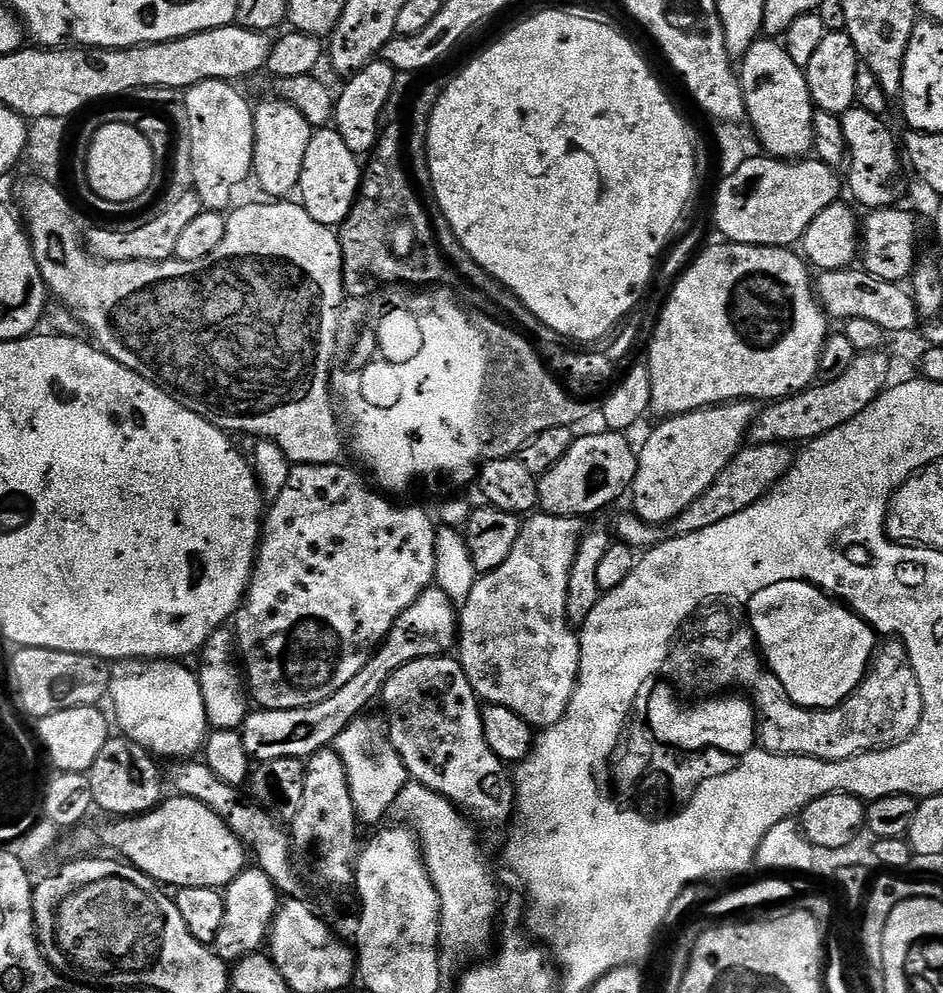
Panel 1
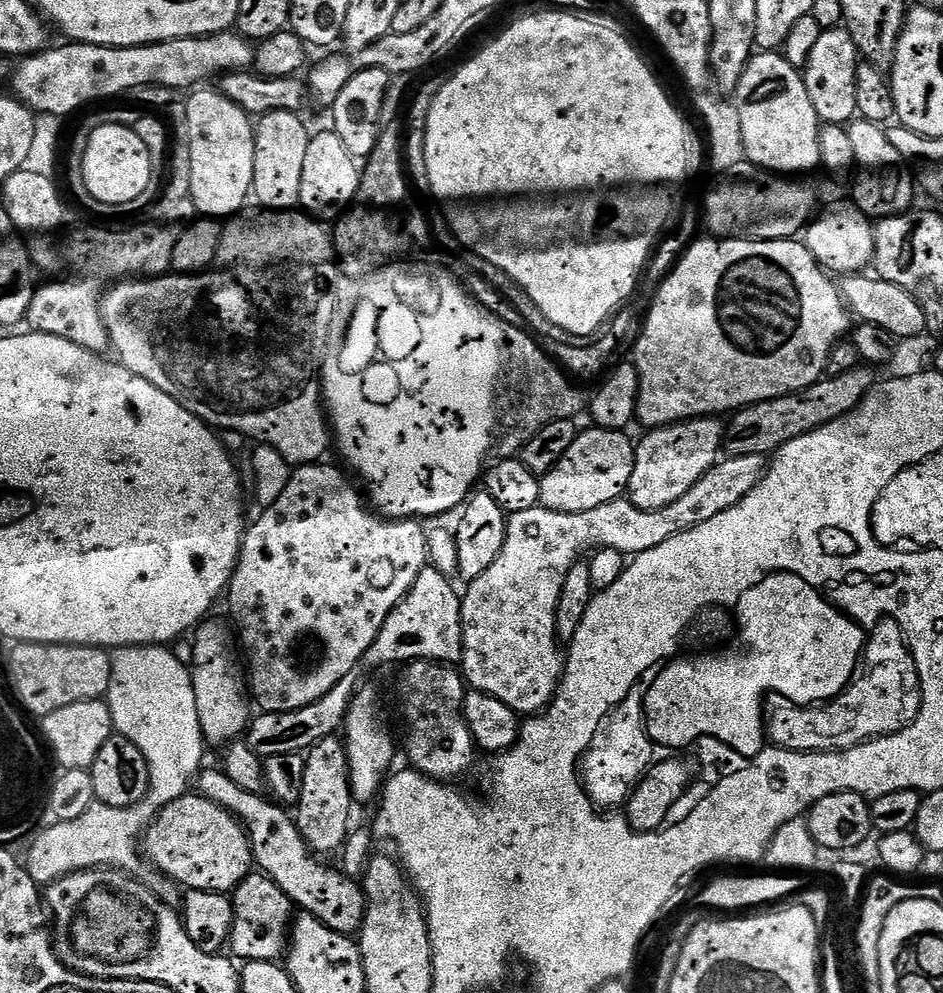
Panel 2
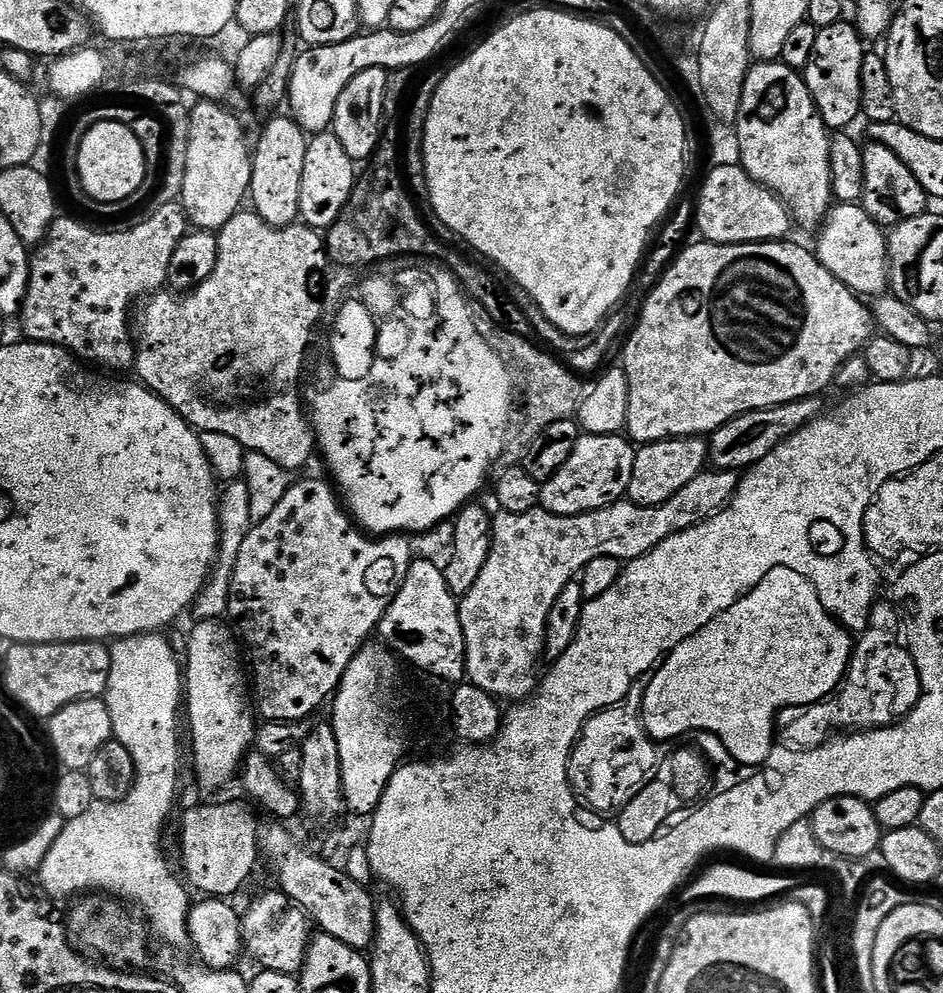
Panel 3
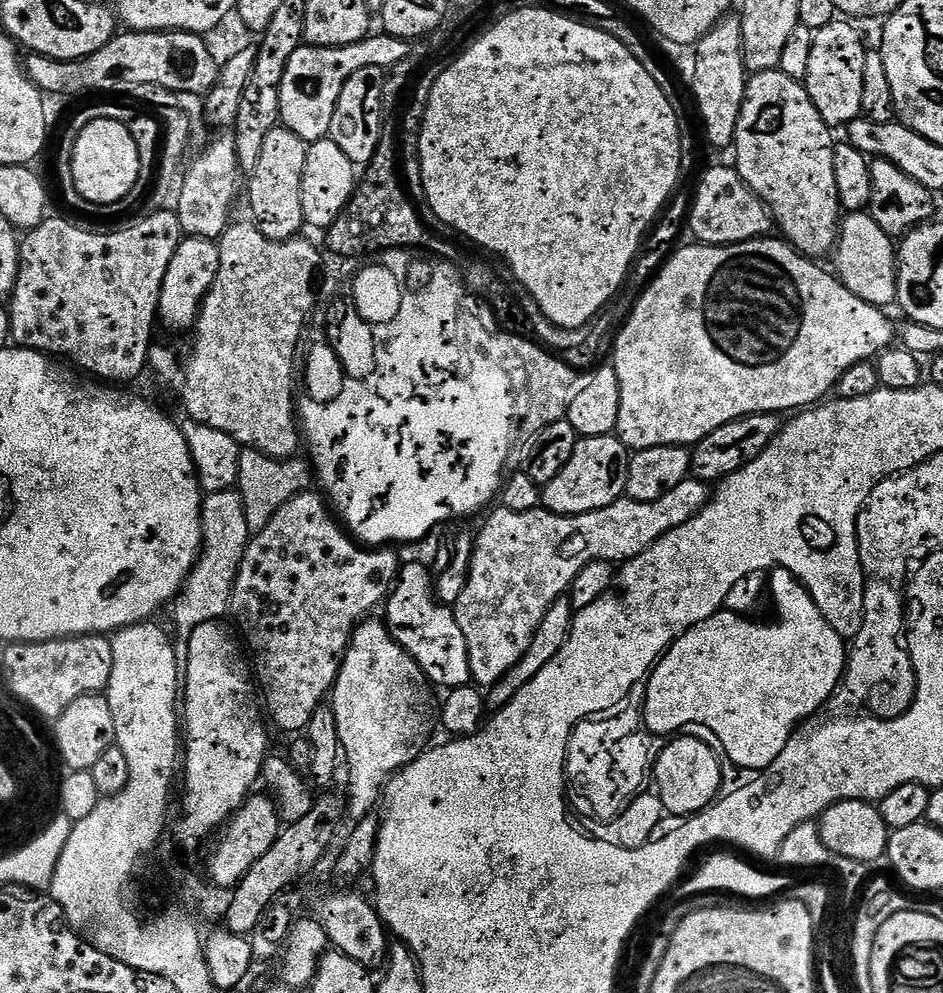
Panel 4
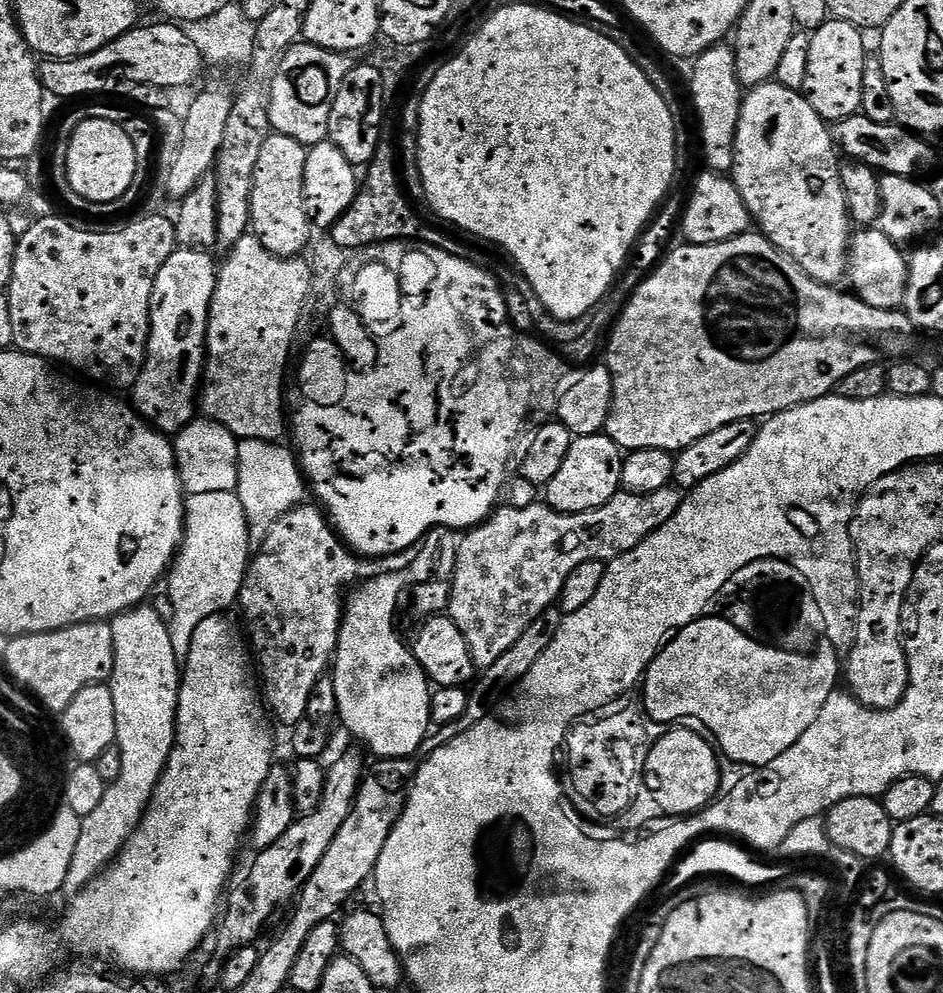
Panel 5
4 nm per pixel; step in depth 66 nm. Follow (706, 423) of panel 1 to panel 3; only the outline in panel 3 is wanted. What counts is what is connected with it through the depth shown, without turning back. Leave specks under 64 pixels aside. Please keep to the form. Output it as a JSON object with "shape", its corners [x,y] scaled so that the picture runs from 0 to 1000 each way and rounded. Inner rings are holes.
{"shape":[[[720,439],[678,448],[672,461],[672,477],[668,477],[665,503],[681,510],[698,510],[715,502],[715,497],[719,497],[732,481],[748,474],[751,466],[751,445],[741,439]]]}

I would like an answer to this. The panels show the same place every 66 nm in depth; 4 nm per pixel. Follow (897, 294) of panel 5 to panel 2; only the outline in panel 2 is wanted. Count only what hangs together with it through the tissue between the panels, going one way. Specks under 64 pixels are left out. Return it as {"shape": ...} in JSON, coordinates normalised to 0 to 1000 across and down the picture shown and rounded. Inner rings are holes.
{"shape":[[[902,203],[882,205],[872,213],[855,230],[855,245],[859,256],[863,256],[871,270],[888,279],[896,280],[915,275],[919,271],[916,269],[919,266],[922,269],[929,261],[929,231],[926,223]]]}

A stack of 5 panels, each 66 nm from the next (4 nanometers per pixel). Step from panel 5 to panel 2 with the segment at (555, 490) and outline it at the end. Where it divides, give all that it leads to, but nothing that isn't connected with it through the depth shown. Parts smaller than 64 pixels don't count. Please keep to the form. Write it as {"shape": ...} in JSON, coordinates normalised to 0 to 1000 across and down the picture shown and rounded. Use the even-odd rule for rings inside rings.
{"shape":[[[624,429],[612,438],[609,449],[596,457],[596,465],[578,479],[572,480],[574,497],[572,511],[589,516],[620,516],[643,506],[659,503],[665,496],[668,477],[672,477],[674,447],[665,434]]]}

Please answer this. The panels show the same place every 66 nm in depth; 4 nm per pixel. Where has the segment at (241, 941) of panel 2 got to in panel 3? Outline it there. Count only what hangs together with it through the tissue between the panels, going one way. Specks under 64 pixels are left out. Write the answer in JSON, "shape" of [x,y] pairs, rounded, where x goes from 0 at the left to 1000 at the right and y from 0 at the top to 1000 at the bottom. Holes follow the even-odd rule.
{"shape":[[[296,897],[280,898],[263,915],[258,915],[255,936],[259,942],[259,958],[276,970],[282,979],[298,979],[314,983],[322,976],[327,949],[333,942],[333,932],[321,914],[304,912],[297,914],[299,902]]]}

